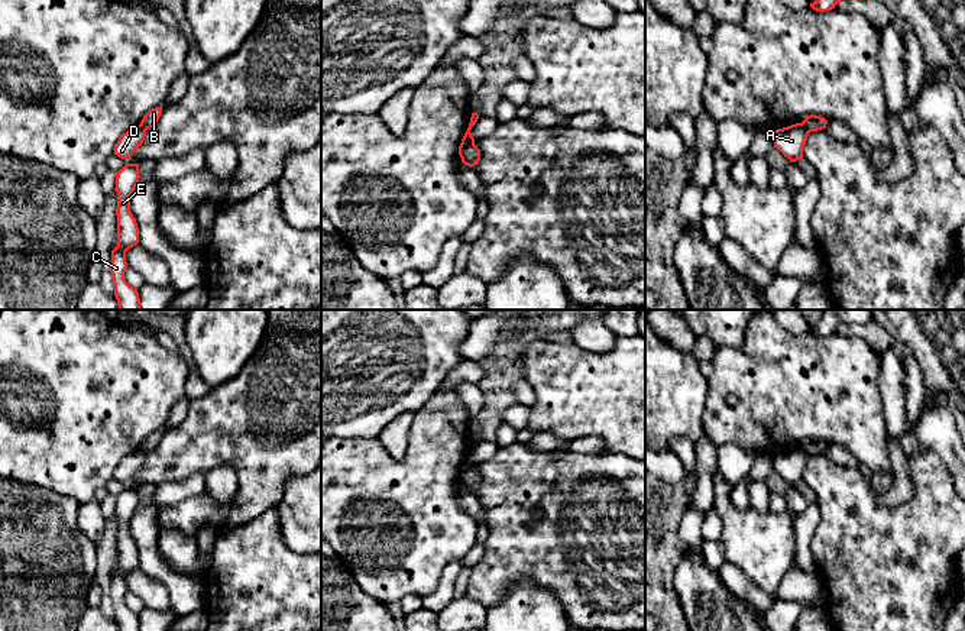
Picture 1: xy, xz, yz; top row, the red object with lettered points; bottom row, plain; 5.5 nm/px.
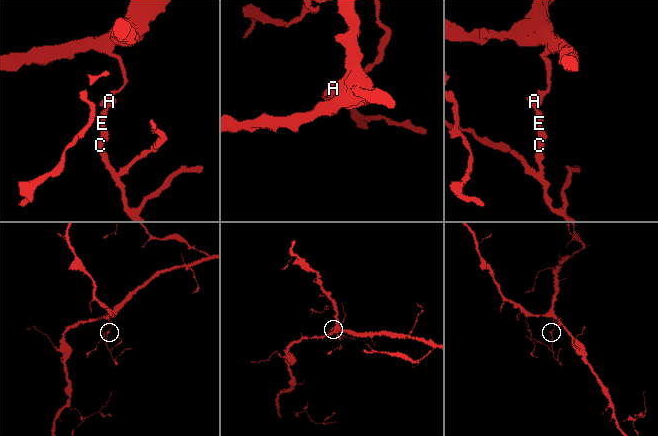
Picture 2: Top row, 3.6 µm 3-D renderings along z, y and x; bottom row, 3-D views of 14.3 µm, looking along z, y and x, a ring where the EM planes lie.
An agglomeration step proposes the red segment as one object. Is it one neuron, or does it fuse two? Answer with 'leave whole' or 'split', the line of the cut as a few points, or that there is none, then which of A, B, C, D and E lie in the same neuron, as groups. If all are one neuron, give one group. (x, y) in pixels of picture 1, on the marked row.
split; cut in xz along (473, 141), (460, 155); A C D E / B

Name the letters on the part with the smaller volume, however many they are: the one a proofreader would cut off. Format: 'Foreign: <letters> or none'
Foreign: A, C, D, E

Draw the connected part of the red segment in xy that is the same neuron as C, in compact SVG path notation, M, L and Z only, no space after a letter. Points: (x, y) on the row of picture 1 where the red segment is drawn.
M126 164L116 172L117 192L117 246L111 250L110 272L113 275L114 297L119 310L140 310L137 289L124 279L127 269L126 252L139 243L139 227L130 211L130 195L139 182L139 164Z

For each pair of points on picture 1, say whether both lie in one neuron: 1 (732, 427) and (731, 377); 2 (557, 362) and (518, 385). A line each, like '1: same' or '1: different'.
1: same
2: different

